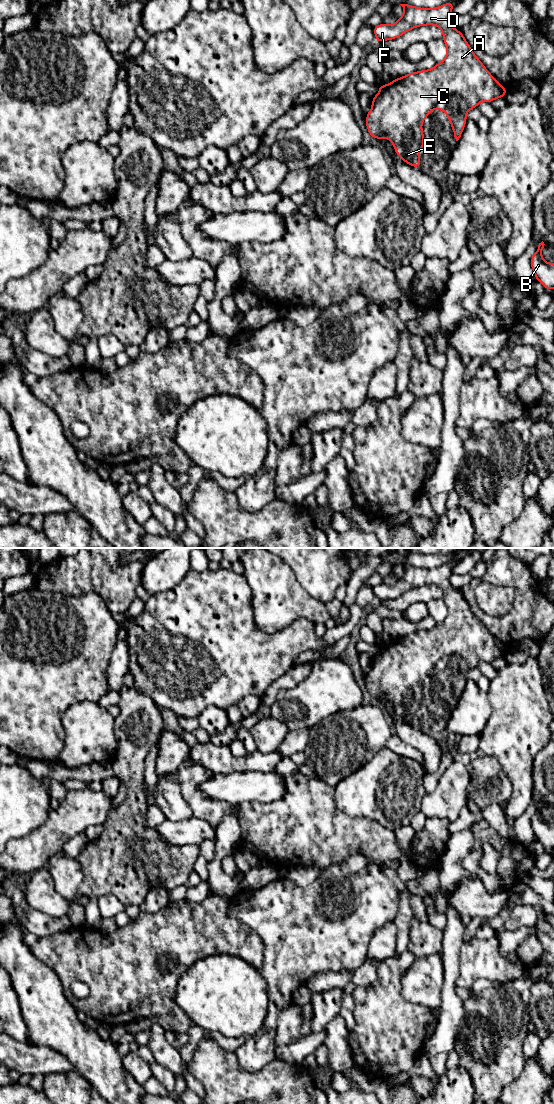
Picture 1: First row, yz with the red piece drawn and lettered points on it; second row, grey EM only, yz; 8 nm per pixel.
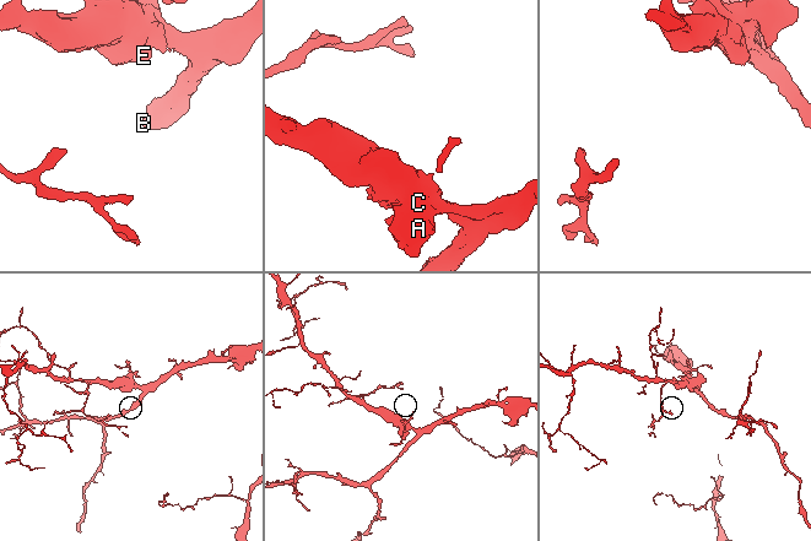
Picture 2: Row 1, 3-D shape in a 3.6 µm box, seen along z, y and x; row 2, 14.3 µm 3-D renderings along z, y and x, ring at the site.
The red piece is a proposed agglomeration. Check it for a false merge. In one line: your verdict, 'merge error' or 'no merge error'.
no merge error

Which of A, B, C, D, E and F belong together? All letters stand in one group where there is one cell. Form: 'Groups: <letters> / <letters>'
Groups: A B C D E F

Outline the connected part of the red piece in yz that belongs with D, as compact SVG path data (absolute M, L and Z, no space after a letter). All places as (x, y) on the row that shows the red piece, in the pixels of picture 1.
M453 1L432 9L400 5L404 14L394 25L382 23L373 27L376 42L396 39L415 27L437 25L443 32L447 55L430 70L413 72L395 79L388 85L379 85L380 92L373 96L372 109L366 115L366 126L371 138L389 139L396 154L404 162L421 168L419 152L425 146L421 123L433 109L443 110L448 115L454 137L458 141L465 127L467 111L476 108L481 101L491 103L495 98L505 97L507 90L473 53L462 32L452 27L450 16L455 5Z

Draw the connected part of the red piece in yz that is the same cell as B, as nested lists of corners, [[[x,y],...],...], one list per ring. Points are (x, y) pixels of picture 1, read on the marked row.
[[[542,241],[538,245],[537,251],[531,258],[531,267],[537,281],[539,281],[546,289],[554,289],[554,264],[545,262],[542,259],[542,250],[544,248]]]

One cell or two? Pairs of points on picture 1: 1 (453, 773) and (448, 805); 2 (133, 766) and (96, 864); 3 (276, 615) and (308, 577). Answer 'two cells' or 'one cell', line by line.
1: one cell
2: one cell
3: two cells

